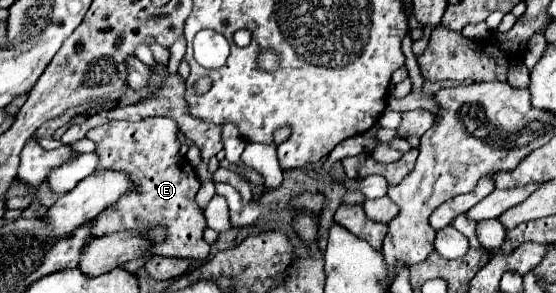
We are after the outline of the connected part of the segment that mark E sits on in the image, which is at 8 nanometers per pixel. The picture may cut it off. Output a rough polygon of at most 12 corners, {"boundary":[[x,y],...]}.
{"boundary":[[171,118],[87,132],[99,168],[131,176],[91,236],[167,228],[157,254],[201,262],[211,246]]}

